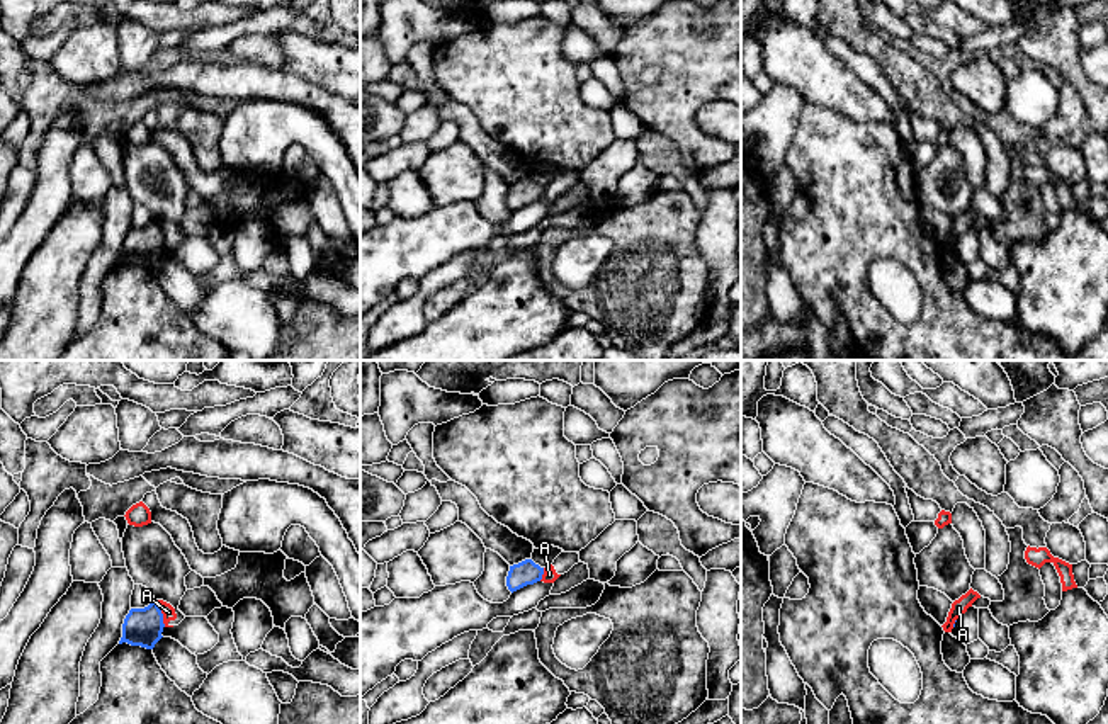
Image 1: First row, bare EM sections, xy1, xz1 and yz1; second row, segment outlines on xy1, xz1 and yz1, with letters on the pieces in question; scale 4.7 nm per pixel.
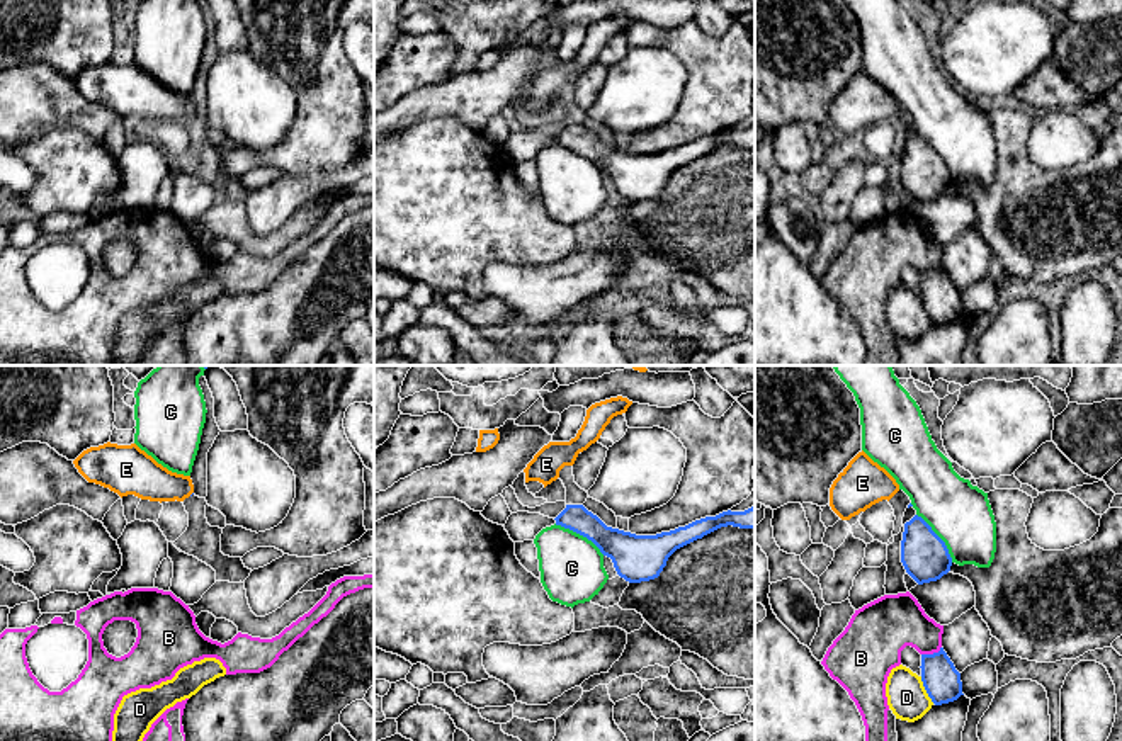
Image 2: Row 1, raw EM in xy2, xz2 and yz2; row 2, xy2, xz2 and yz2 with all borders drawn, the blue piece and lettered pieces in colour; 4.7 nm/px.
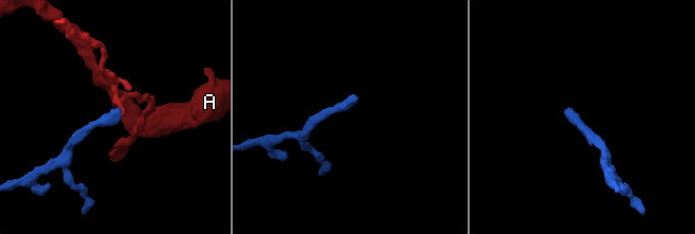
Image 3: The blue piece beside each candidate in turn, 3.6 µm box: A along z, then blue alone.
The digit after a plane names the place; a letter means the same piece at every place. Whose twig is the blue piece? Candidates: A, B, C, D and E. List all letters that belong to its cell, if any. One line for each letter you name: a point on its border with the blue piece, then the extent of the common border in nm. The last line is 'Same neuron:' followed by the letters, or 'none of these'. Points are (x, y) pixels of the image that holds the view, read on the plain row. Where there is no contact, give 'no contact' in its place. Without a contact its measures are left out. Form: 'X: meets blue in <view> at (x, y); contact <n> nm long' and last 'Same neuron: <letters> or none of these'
E: no contact
Same neuron: E

